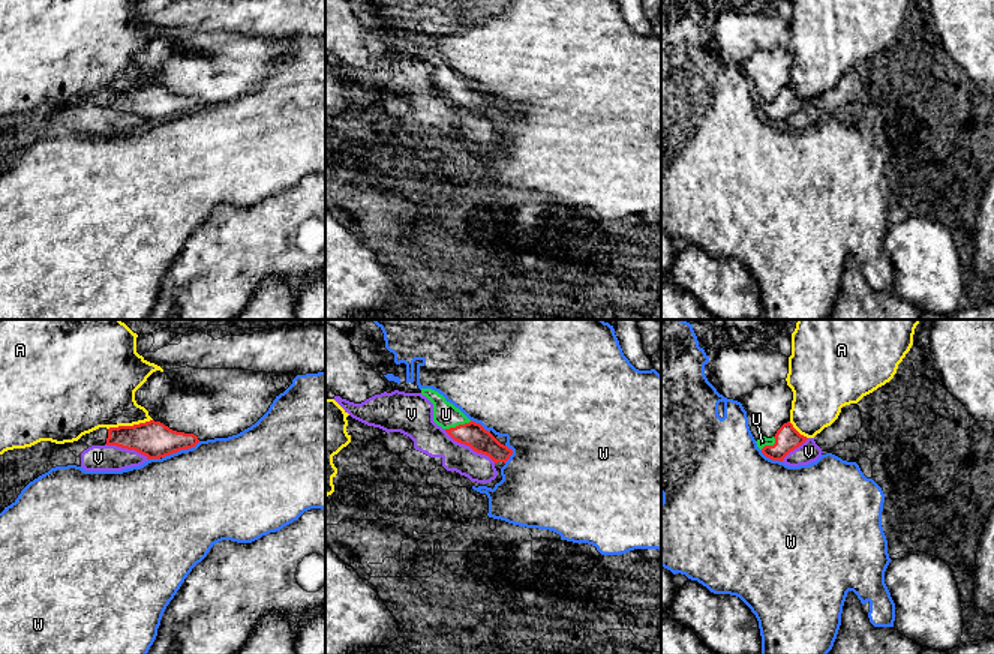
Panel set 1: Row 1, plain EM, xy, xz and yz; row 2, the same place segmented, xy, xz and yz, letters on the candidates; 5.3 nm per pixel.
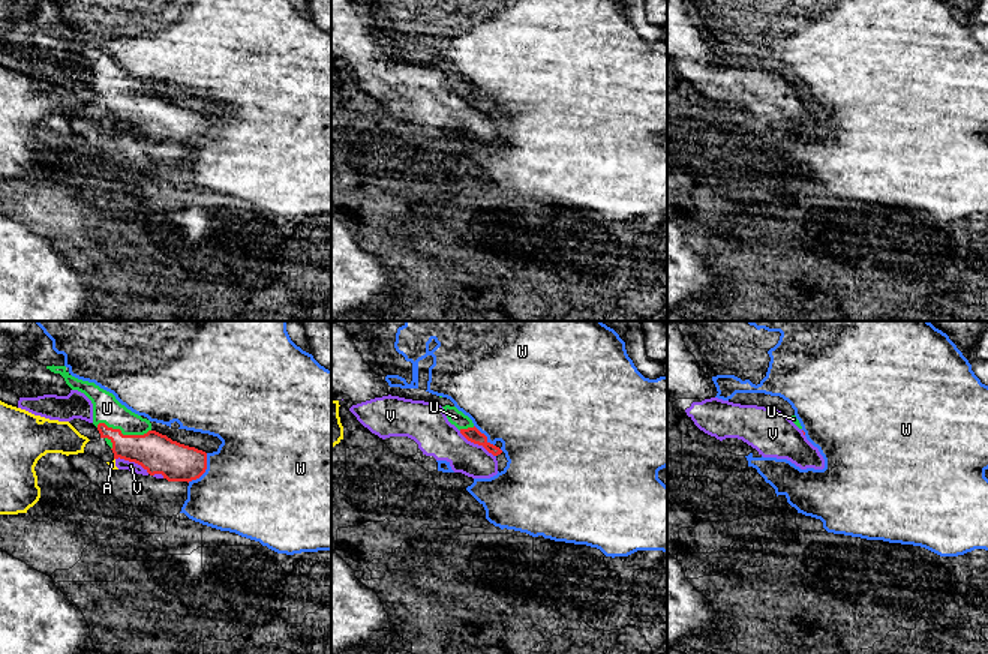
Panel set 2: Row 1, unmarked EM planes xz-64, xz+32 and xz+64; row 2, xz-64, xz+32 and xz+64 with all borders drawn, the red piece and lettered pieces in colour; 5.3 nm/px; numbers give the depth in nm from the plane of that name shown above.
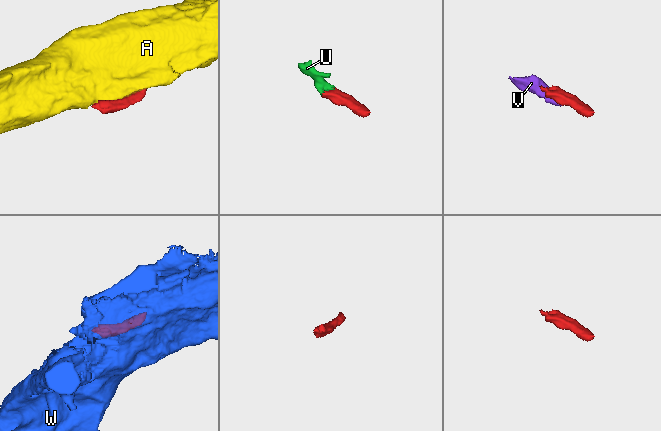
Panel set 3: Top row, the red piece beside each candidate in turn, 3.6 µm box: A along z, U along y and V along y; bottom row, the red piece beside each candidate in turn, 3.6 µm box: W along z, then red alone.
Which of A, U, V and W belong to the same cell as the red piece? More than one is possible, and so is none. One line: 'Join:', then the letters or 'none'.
Join: U

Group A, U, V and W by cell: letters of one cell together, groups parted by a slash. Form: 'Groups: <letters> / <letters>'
Groups: A / U / V / W

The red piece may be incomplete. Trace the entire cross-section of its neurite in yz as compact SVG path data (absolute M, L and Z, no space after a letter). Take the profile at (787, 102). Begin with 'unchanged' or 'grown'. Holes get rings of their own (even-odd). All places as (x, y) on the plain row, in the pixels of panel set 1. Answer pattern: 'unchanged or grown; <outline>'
grown; M790 86L784 87L772 102L762 100L756 105L762 117L783 126L784 122L802 110L808 102L801 99Z

